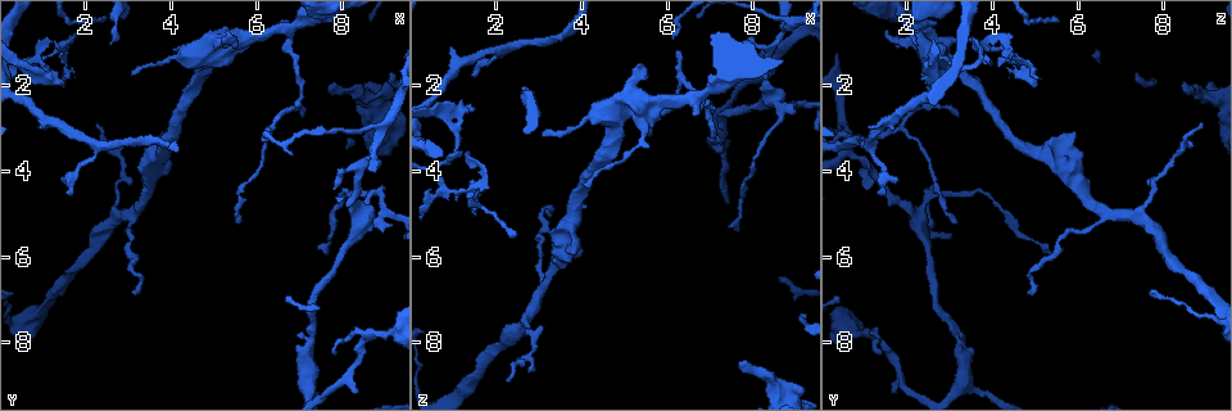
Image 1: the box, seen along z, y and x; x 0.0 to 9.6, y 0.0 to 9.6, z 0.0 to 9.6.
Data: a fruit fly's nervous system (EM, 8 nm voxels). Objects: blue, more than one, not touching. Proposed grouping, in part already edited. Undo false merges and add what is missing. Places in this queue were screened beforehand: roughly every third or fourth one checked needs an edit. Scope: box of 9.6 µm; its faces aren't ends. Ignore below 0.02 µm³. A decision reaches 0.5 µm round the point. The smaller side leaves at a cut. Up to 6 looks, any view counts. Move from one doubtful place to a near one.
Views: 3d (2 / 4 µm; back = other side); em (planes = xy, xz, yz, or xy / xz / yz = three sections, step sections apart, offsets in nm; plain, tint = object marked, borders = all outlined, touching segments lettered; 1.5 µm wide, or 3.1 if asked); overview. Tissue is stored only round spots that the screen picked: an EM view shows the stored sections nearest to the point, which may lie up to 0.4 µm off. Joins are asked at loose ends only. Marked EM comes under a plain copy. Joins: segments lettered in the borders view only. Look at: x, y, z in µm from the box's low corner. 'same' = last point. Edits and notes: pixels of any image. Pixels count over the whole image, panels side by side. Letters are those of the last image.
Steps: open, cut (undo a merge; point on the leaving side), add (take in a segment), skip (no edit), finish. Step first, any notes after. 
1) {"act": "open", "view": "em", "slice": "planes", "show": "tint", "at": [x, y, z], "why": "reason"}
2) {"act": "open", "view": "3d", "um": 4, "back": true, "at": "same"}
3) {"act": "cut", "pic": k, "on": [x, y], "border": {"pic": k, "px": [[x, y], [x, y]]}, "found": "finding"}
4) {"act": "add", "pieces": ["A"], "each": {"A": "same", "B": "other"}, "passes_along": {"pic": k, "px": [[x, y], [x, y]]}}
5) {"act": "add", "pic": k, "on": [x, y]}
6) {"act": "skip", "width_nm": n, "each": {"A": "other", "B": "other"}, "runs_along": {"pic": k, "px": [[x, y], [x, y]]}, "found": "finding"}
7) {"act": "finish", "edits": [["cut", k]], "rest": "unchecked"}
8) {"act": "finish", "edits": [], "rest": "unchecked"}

{"act": "open", "view": "em", "slice": "planes", "show": "borders", "at": [7.75, 4.40, 1.05], "why": "free end"}

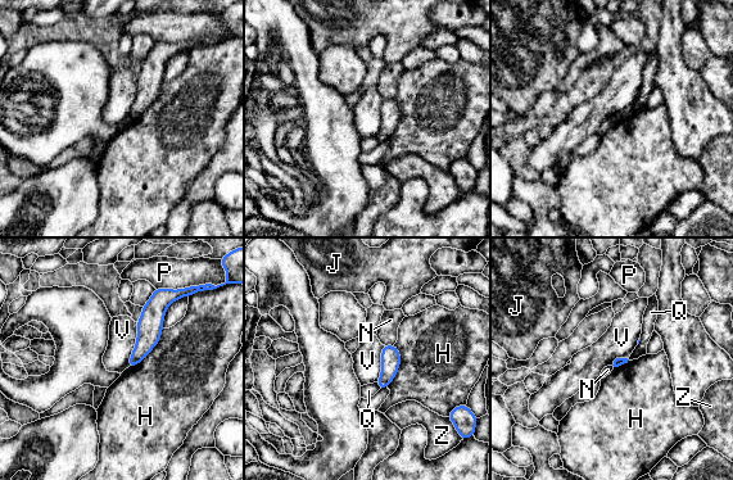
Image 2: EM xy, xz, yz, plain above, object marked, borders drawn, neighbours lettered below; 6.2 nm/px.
{"act": "skip", "each": {"H": "other", "J": "other", "N": "other", "P": "other", "Q": "other", "V": "other", "Z": "other"}, "border": {"pic": 2, "px": [[136, 322], [136, 343], [127, 366]]}, "found": "no lettered segment goes on from it"}

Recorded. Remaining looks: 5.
{"act": "open", "view": "3d", "um": 2, "at": [6.30, 3.30, 1.25], "why": "free end"}

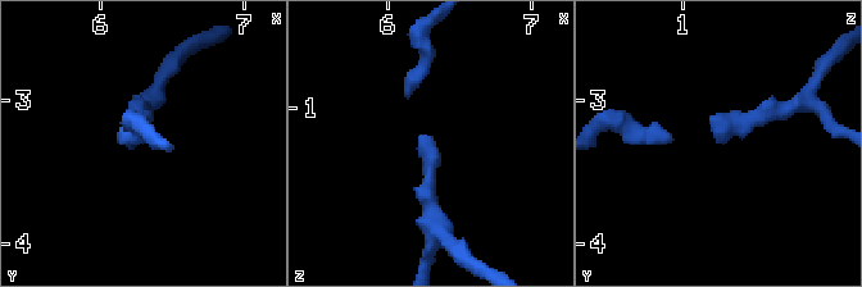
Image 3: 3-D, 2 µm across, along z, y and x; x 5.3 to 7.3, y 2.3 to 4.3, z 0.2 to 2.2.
{"act": "open", "view": "em", "slice": "planes", "show": "borders", "at": [6.30, 3.30, 1.26]}

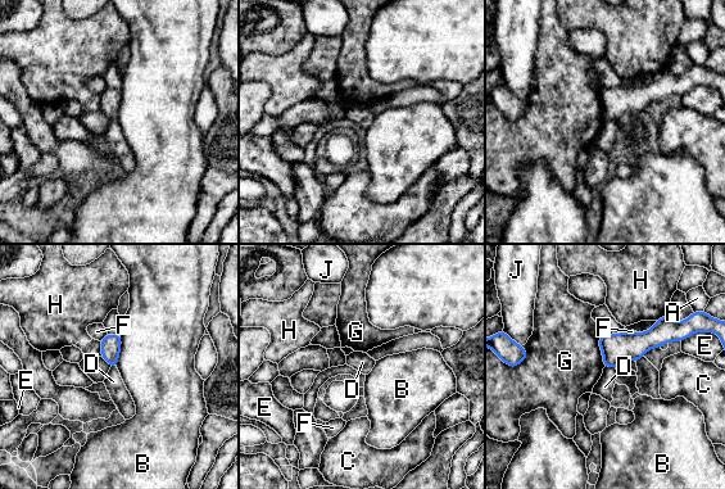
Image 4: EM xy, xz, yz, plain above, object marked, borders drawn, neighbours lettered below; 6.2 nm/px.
{"act": "skip", "width_nm": 130, "each": {"A": "other", "B": "other", "C": "other", "D": "other", "E": "other", "F": "other", "G": "other", "H": "other", "J": "other"}, "runs_along": {"pic": 4, "px": [[674, 327], [622, 345], [606, 362]]}, "found": "no lettered segment goes on from it"}

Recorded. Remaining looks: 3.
{"act": "open", "view": "3d", "um": 4, "at": [9.05, 4.55, 2.50]}

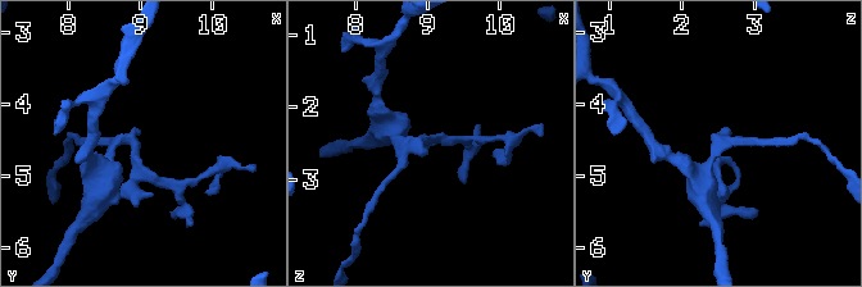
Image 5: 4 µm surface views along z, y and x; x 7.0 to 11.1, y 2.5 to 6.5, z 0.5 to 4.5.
{"act": "open", "view": "em", "slice": "yz", "step": 4, "show": "tint", "at": [9.00, 4.60, 2.50], "why": "shape alone is not enough"}

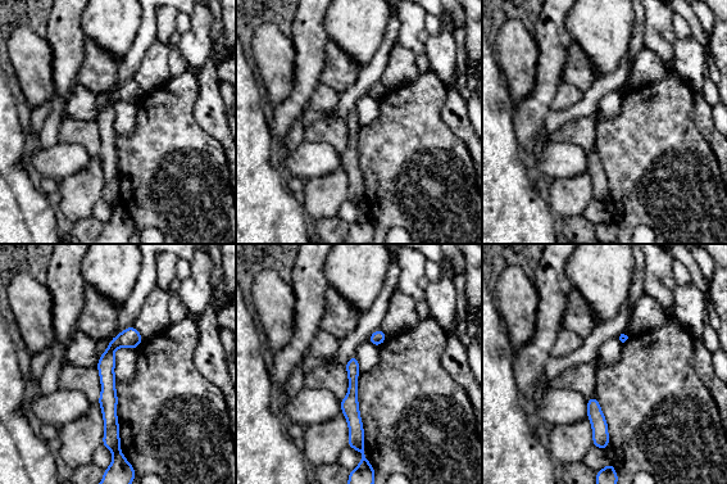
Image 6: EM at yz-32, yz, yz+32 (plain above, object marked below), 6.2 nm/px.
{"act": "open", "view": "em", "slice": "planes", "show": "borders", "at": "same"}

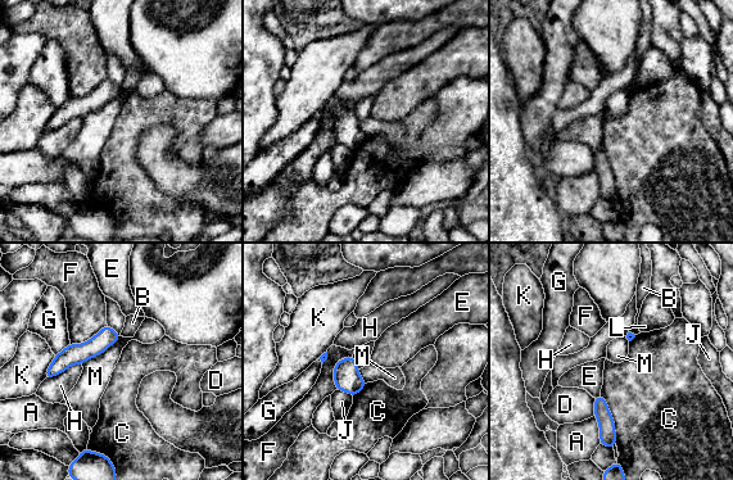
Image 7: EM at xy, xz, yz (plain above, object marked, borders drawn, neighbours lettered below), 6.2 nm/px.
{"act": "skip", "each": {"A": "other", "B": "other", "C": "other", "D": "other", "E": "other", "F": "other", "G": "other", "H": "other", "J": "other", "K": "other", "L": "other", "M": "other"}, "runs_along": {"pic": 7, "px": [[116, 336], [71, 354], [49, 374]]}, "found": "none of them fits"}

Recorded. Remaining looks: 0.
{"act": "finish", "edits": [], "rest": "unchecked"}

